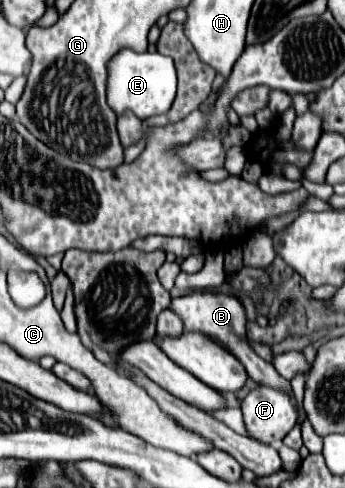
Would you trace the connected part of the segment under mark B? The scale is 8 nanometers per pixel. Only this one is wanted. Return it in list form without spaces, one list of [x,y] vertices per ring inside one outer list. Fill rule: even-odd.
[[[190,292],[186,296],[174,298],[170,304],[170,310],[182,320],[184,324],[184,332],[200,332],[206,334],[208,338],[214,338],[218,344],[222,344],[230,354],[234,354],[246,368],[248,376],[258,382],[258,384],[266,384],[266,386],[274,386],[286,392],[290,390],[290,382],[284,380],[276,368],[268,362],[264,362],[248,344],[246,338],[246,314],[242,304],[238,302],[238,298],[228,296],[228,294],[220,294],[220,292]]]

